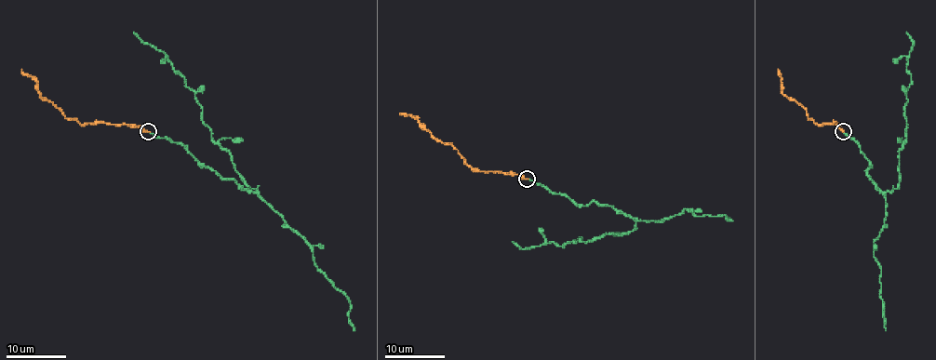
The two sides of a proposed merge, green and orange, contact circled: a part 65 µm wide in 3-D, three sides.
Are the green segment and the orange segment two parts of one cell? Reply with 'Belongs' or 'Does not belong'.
Belongs

